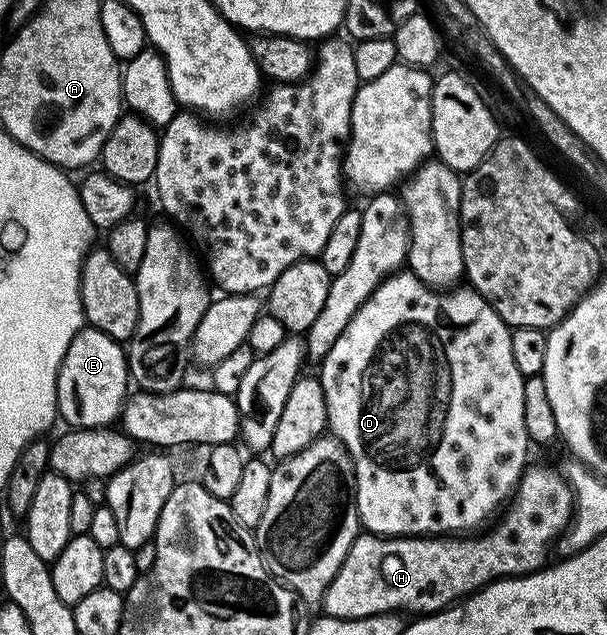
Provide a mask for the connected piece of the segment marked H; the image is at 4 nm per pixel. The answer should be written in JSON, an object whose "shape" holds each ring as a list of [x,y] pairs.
{"shape":[[[534,465],[524,469],[505,512],[498,518],[499,526],[488,528],[482,535],[381,537],[360,532],[325,591],[322,612],[337,619],[361,619],[392,611],[403,615],[439,613],[490,581],[524,577],[544,568],[549,561],[547,553],[549,557],[549,550],[571,524],[575,496],[558,468]]]}

